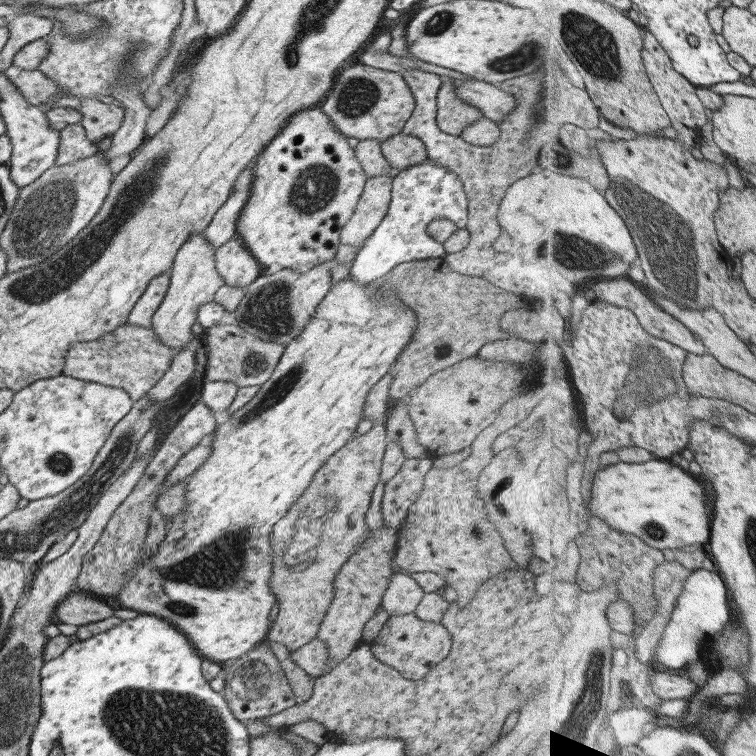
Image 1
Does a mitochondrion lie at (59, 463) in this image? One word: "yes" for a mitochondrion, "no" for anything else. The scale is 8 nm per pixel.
yes

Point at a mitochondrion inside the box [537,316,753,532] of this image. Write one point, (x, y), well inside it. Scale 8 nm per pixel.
(621, 403)

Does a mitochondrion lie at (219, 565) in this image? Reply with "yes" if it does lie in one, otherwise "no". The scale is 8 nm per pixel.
yes

